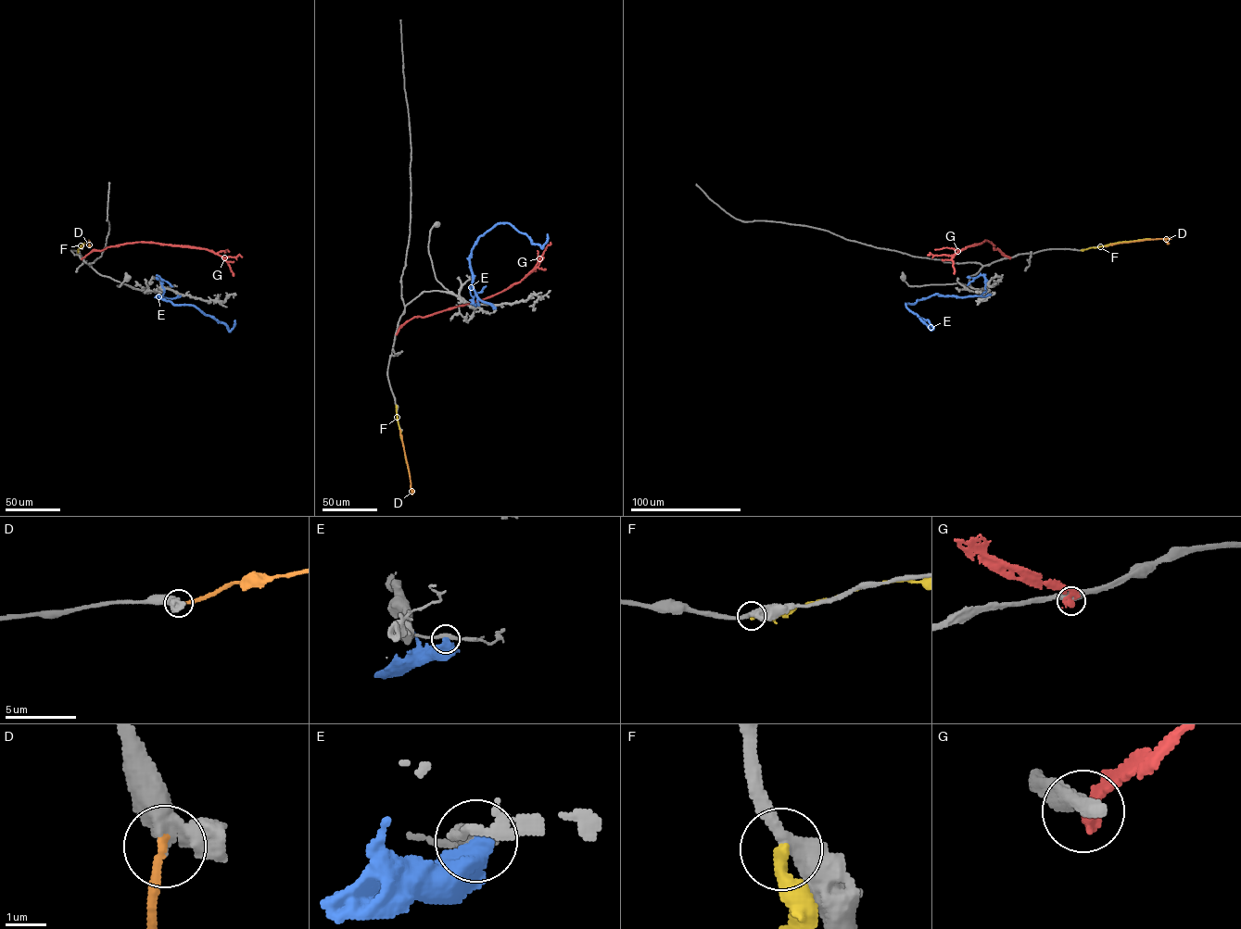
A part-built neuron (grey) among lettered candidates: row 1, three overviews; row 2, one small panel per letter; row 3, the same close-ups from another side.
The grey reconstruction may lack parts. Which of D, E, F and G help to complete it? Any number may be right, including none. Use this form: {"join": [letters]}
{"join": ["D"]}

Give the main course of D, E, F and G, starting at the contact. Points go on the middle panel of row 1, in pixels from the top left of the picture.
D: (400, 430), (412, 495)
E: (495, 307), (483, 302), (473, 287), (469, 258), (474, 243), (498, 224), (509, 223), (542, 248), (547, 233)
F: (396, 405), (409, 473)
G: (396, 334), (414, 317), (426, 317), (482, 300), (519, 282), (533, 269), (550, 242)

